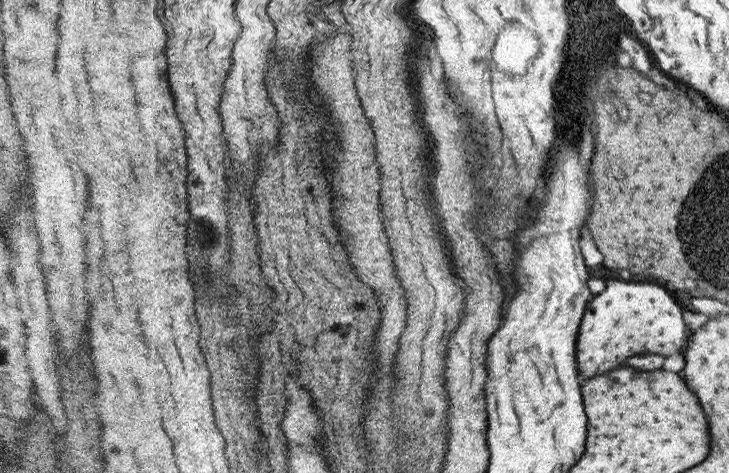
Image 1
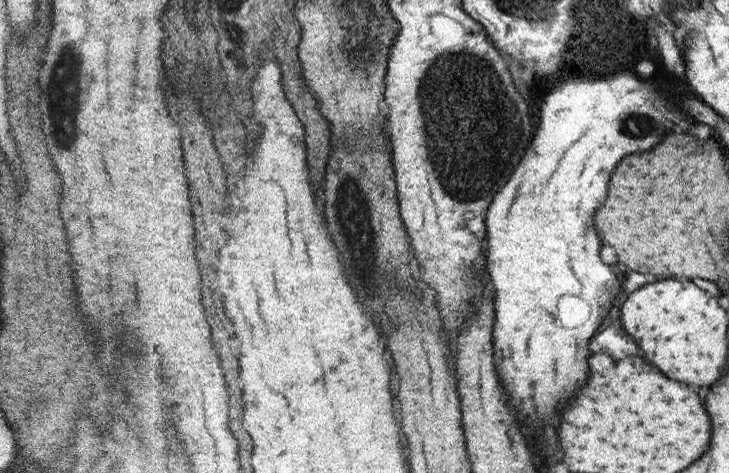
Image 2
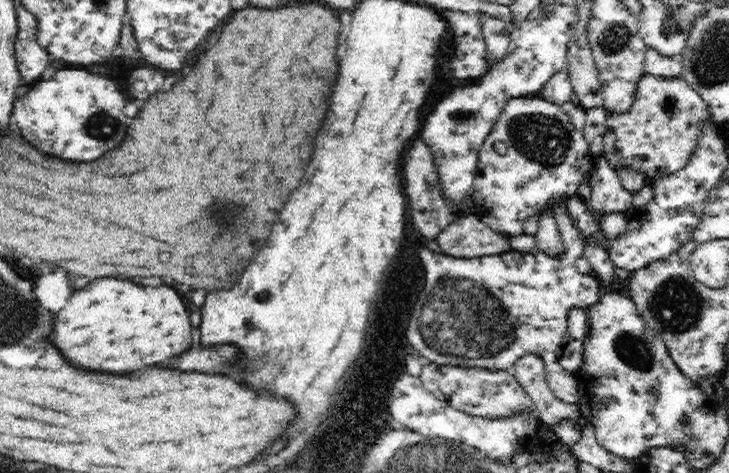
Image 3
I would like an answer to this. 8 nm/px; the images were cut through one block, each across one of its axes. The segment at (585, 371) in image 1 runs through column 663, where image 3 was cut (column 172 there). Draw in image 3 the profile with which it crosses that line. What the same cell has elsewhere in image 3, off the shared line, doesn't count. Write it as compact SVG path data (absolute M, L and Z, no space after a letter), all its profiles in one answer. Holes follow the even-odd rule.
M96 278L80 292L74 292L64 310L58 312L58 332L54 332L52 340L62 352L70 352L70 360L78 360L78 364L110 368L110 372L130 372L130 368L152 366L180 354L182 348L186 350L192 344L192 324L186 304L170 286L136 286L114 278Z

